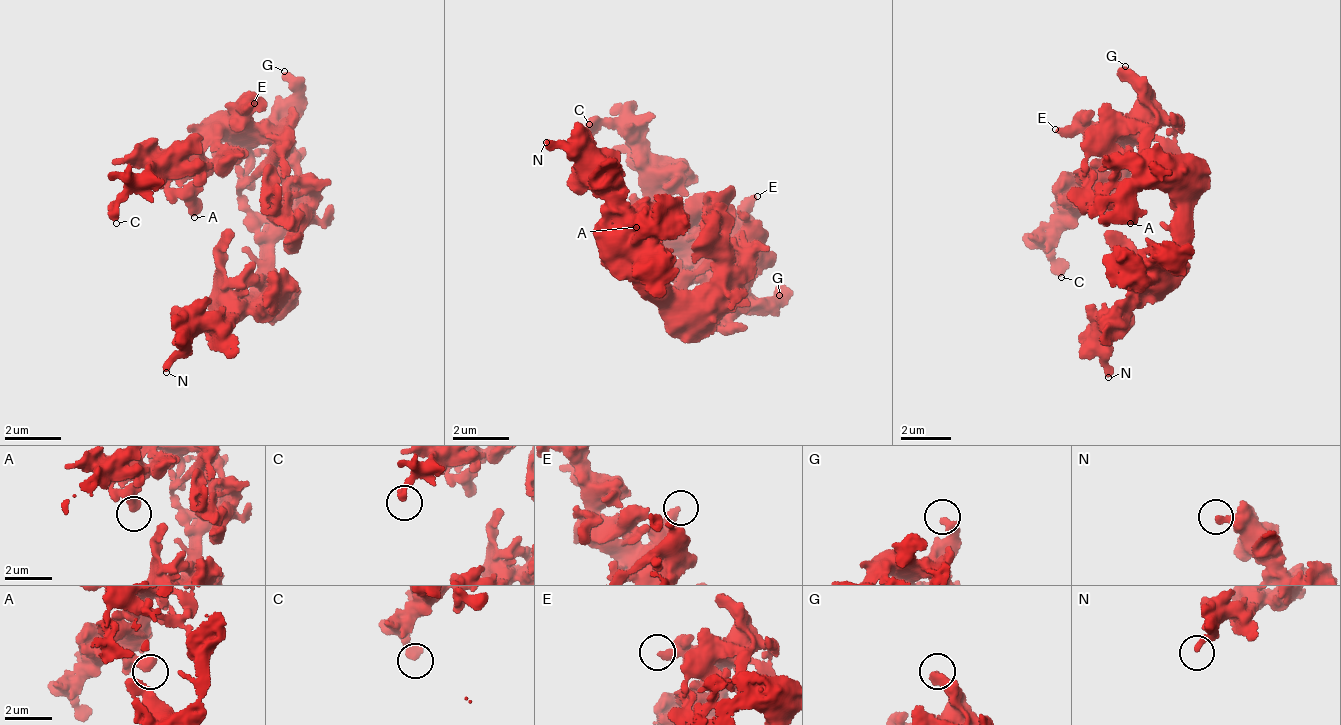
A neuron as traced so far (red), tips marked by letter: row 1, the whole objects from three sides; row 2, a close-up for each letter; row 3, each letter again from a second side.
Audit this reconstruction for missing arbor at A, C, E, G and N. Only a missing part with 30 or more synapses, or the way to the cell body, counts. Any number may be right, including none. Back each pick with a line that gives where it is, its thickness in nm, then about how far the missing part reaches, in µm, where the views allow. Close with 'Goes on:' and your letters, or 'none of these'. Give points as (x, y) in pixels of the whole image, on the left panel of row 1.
Goes on: none of these

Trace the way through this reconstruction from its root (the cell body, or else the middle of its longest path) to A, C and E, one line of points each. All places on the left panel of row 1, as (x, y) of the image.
A: (247, 207), (244, 191), (216, 156), (209, 139), (191, 156), (191, 176), (181, 181), (194, 217)
C: (247, 207), (238, 181), (206, 137), (166, 179), (119, 206), (116, 223)
E: (247, 207), (247, 194), (241, 176), (253, 137), (238, 126), (250, 113), (254, 103)

